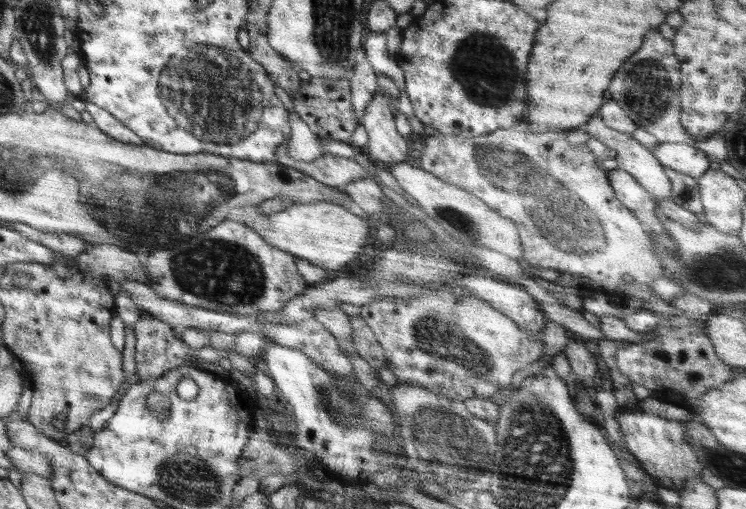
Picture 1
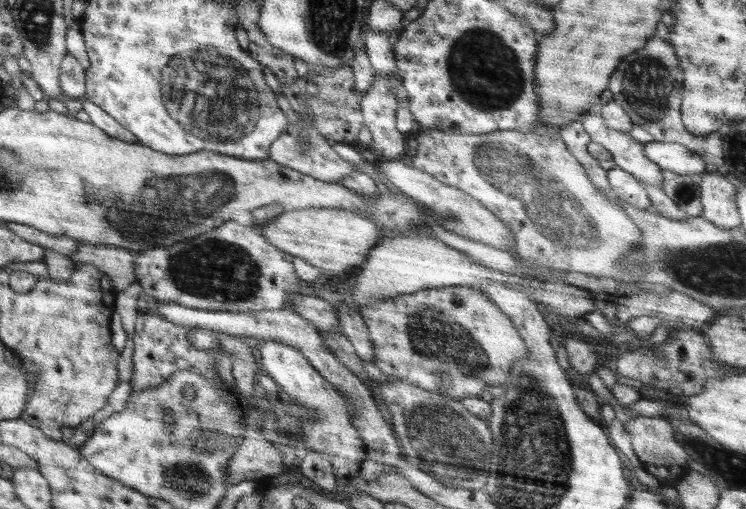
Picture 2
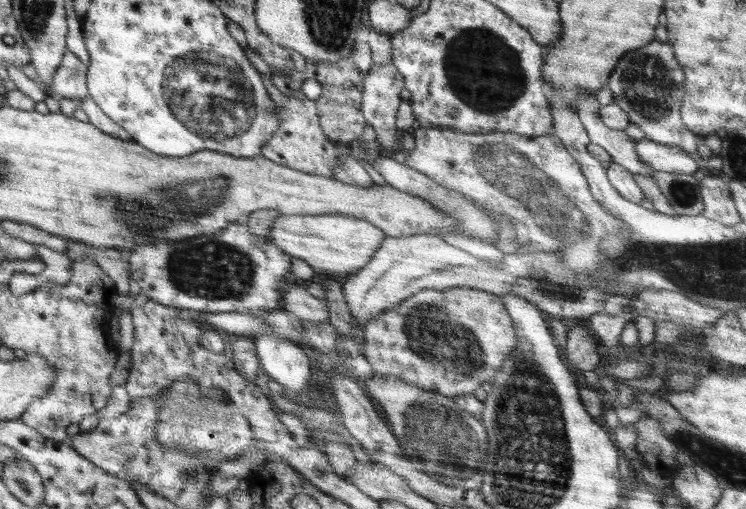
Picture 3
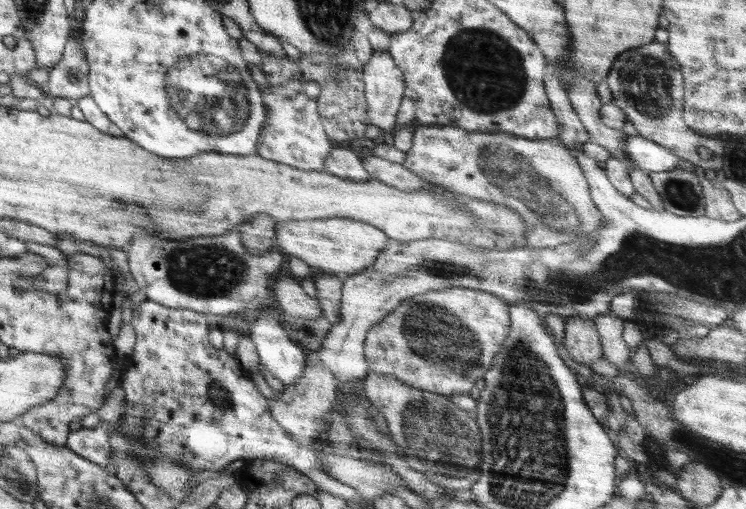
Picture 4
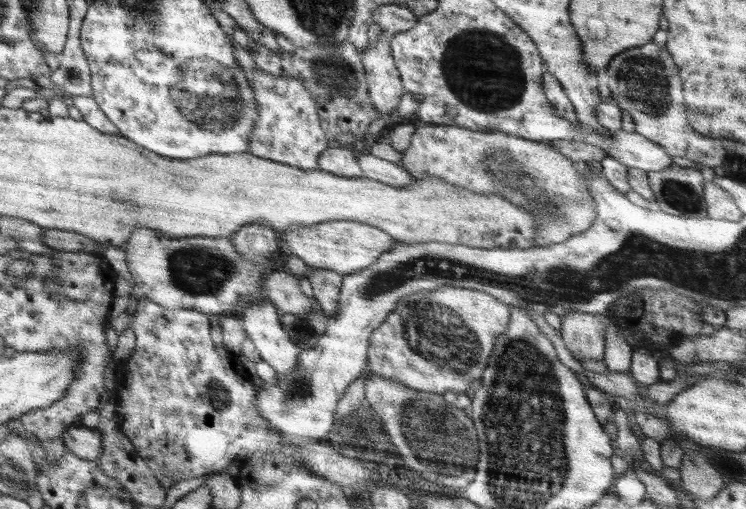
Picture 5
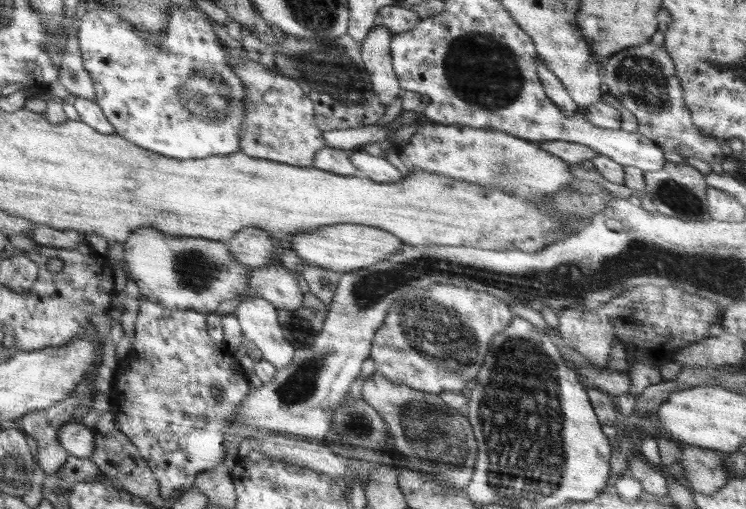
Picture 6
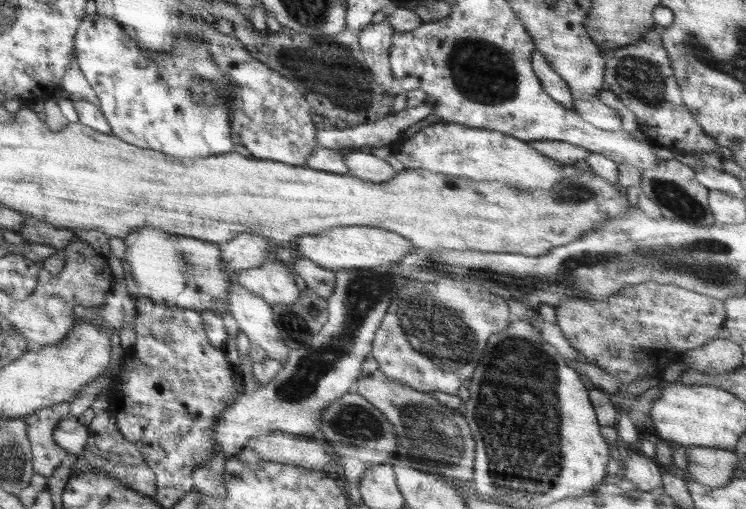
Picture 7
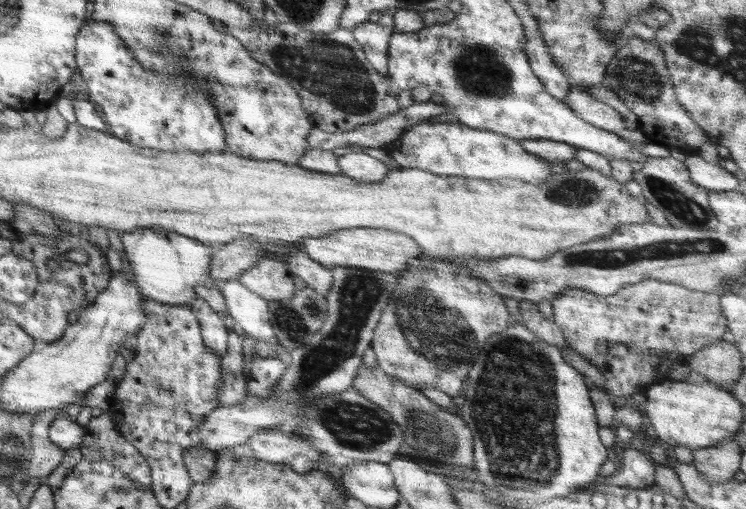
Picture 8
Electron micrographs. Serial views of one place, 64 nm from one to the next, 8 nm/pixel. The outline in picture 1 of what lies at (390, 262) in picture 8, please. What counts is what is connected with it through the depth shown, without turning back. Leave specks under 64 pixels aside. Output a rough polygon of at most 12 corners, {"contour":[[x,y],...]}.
{"contour":[[328,201],[244,222],[268,244],[330,273],[362,256],[375,235]]}

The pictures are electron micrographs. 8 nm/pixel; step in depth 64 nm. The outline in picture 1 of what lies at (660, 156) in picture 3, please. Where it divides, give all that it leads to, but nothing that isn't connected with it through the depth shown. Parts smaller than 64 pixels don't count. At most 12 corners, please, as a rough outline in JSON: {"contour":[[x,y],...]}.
{"contour":[[660,143],[660,164],[695,178],[712,164],[699,146]]}

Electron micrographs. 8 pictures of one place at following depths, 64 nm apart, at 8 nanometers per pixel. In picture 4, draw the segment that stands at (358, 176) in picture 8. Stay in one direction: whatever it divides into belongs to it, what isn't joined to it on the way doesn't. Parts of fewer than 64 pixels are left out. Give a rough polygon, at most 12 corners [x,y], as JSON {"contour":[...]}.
{"contour":[[369,156],[362,161],[370,178],[398,190],[435,184],[398,163]]}

